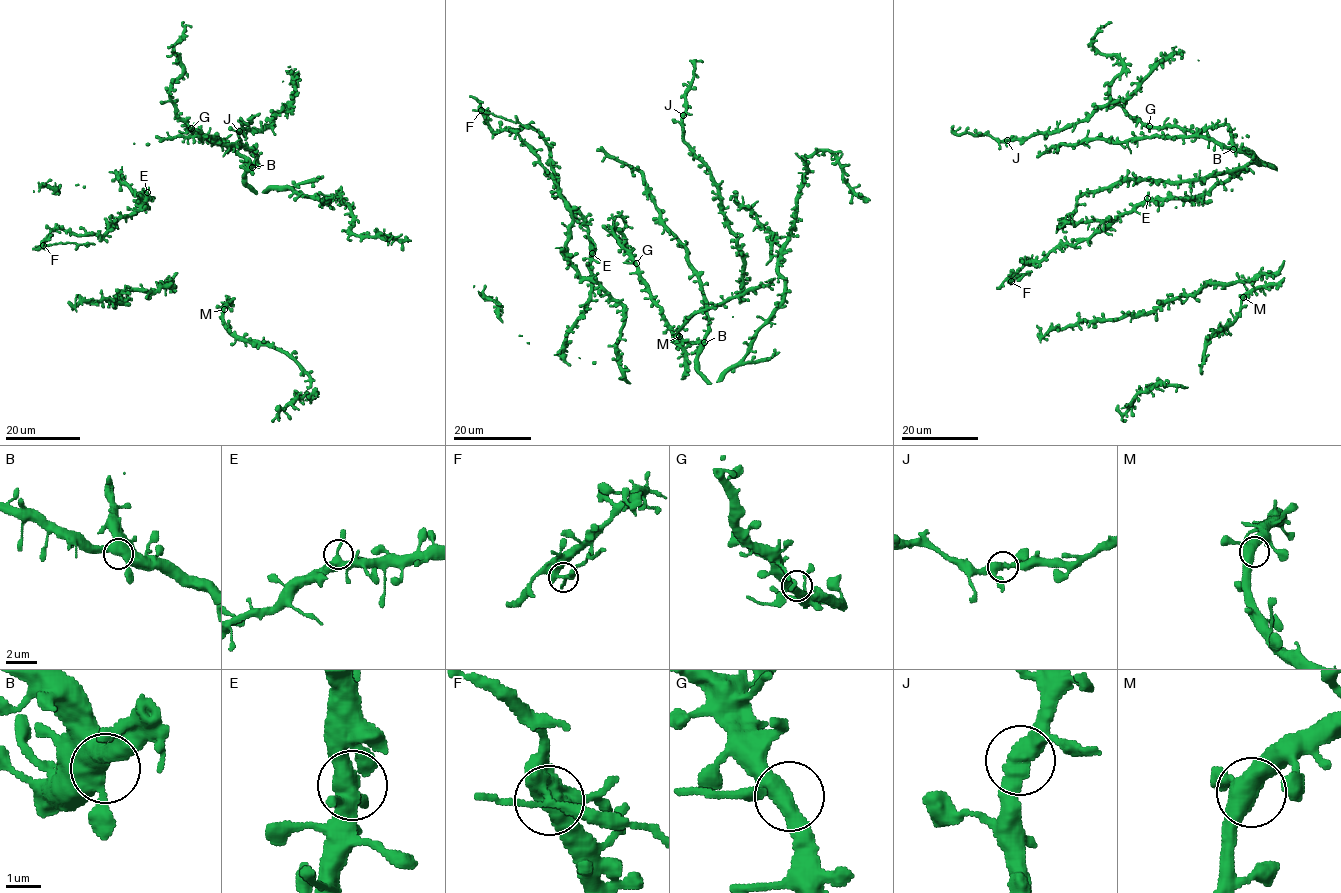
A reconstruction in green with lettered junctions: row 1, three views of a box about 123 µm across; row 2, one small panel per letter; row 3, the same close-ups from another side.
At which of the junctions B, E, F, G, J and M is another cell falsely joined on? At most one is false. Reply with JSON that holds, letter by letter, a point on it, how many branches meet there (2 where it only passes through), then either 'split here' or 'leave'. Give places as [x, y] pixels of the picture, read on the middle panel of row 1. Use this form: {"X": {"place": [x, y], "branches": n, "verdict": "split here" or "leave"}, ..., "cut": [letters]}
{"B": {"place": [704, 342], "branches": 3, "verdict": "leave"}, "E": {"place": [592, 253], "branches": 3, "verdict": "leave"}, "F": {"place": [481, 110], "branches": 3, "verdict": "split here"}, "G": {"place": [636, 263], "branches": 3, "verdict": "leave"}, "J": {"place": [683, 115], "branches": 3, "verdict": "leave"}, "M": {"place": [679, 336], "branches": 3, "verdict": "leave"}, "cut": ["F"]}

